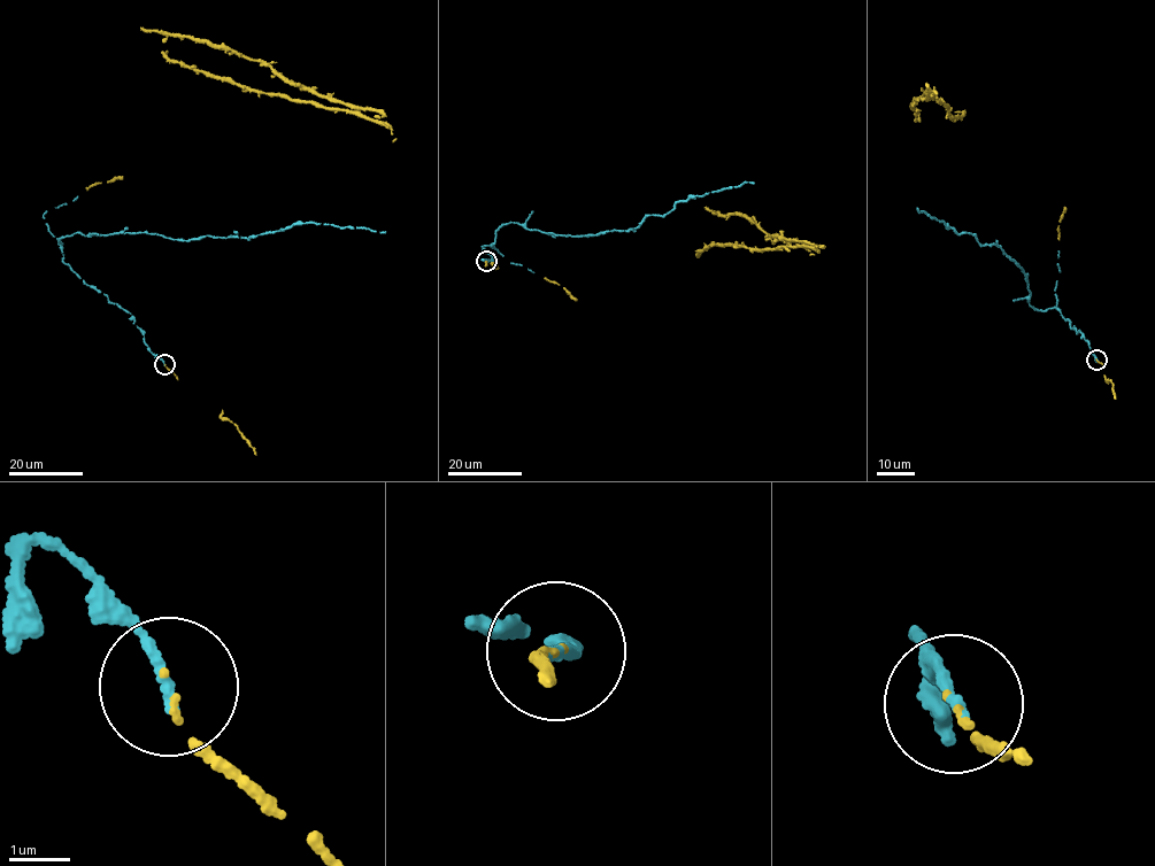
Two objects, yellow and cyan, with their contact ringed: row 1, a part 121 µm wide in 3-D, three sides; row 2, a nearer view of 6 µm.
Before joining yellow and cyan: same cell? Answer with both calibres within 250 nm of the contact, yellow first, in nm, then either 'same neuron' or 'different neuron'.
calibres 60 and 170 nm; same neuron

